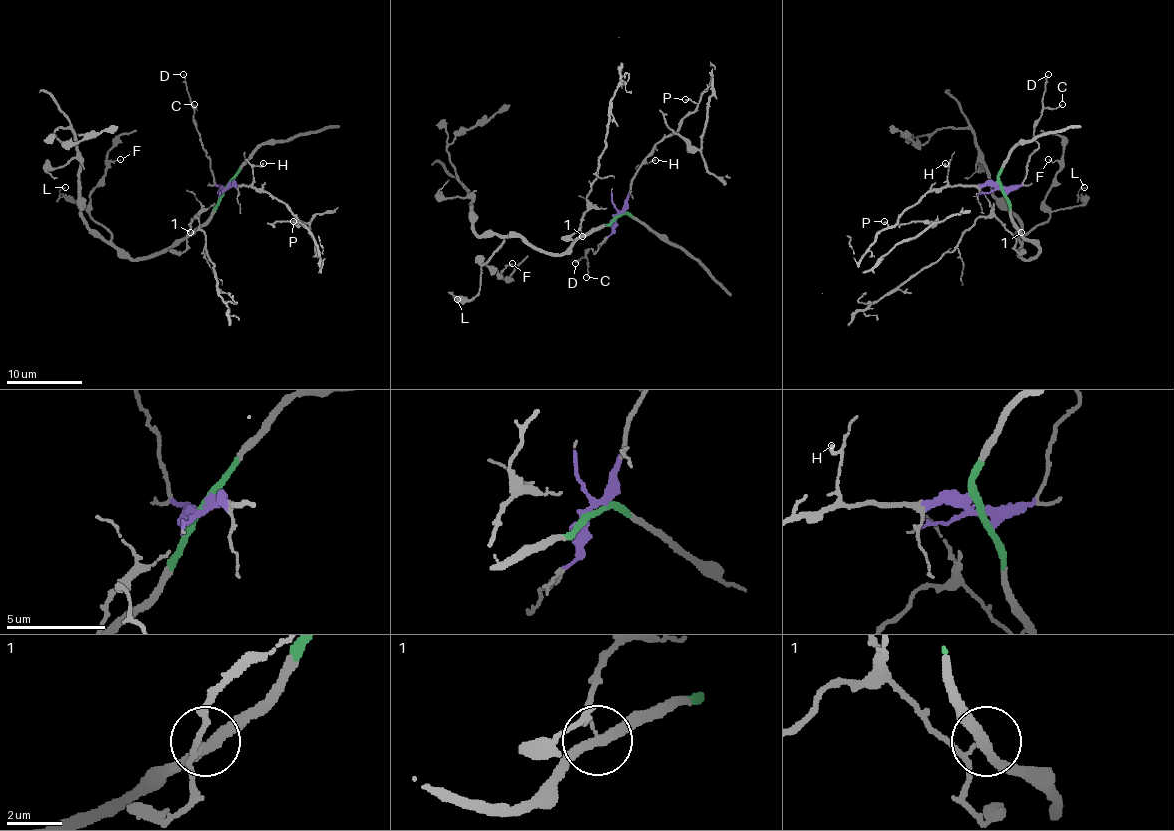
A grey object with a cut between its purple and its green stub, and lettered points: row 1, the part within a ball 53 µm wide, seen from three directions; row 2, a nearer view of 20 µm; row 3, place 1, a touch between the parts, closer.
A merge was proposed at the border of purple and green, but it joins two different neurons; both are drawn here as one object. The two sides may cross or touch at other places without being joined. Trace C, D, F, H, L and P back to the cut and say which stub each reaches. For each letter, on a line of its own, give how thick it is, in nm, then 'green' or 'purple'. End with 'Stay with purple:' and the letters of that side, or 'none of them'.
C: 120 nm thick; purple
D: 100 nm thick; purple
F: 110 nm thick; green
H: 140 nm thick; purple
L: 110 nm thick; green
P: 130 nm thick; purple
Stay with purple: C, D, H, P

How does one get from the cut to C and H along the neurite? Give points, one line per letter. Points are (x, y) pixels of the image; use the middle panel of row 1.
C: (616, 215), (614, 230), (593, 253), (592, 249), (588, 251), (586, 277)
H: (616, 215), (622, 209), (631, 177), (644, 162), (656, 160)

